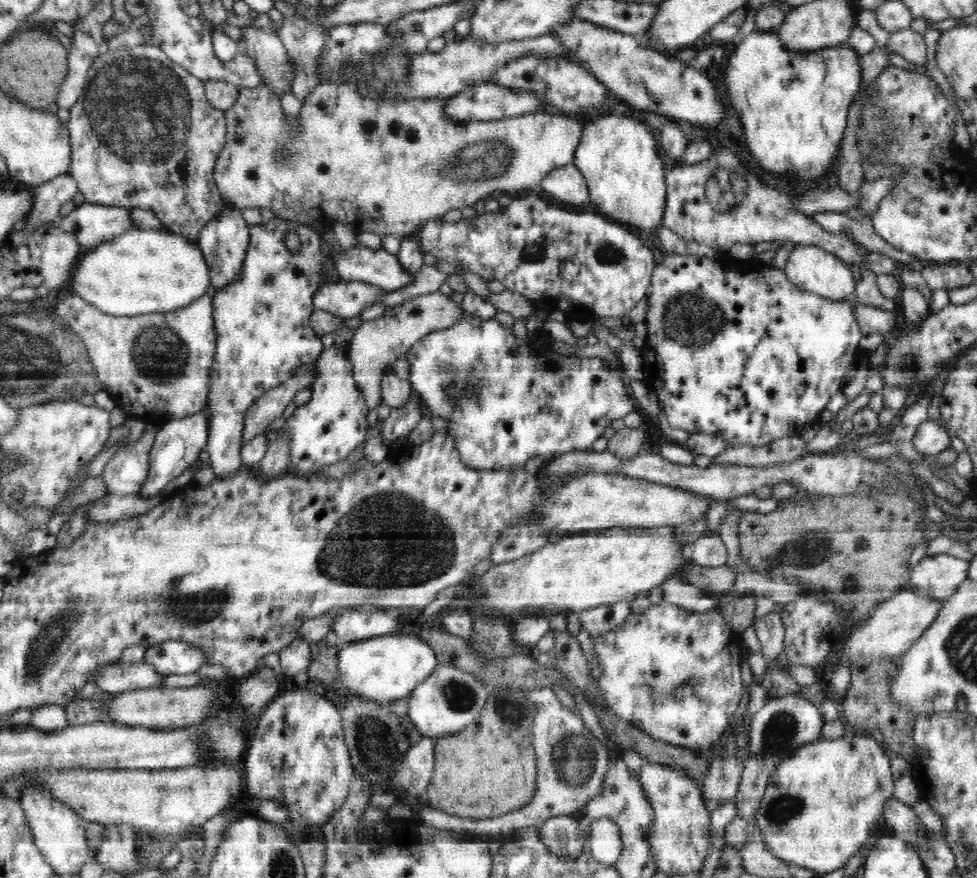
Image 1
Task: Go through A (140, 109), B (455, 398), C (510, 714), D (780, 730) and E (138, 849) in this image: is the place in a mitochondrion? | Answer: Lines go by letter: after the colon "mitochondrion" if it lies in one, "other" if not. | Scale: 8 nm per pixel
A: mitochondrion
B: mitochondrion
C: mitochondrion
D: mitochondrion
E: other

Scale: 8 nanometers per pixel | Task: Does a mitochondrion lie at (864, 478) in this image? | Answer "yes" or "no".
no

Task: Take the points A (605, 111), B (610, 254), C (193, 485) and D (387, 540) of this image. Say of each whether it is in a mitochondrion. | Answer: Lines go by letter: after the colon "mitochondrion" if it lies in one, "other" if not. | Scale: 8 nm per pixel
A: other
B: mitochondrion
C: other
D: mitochondrion

